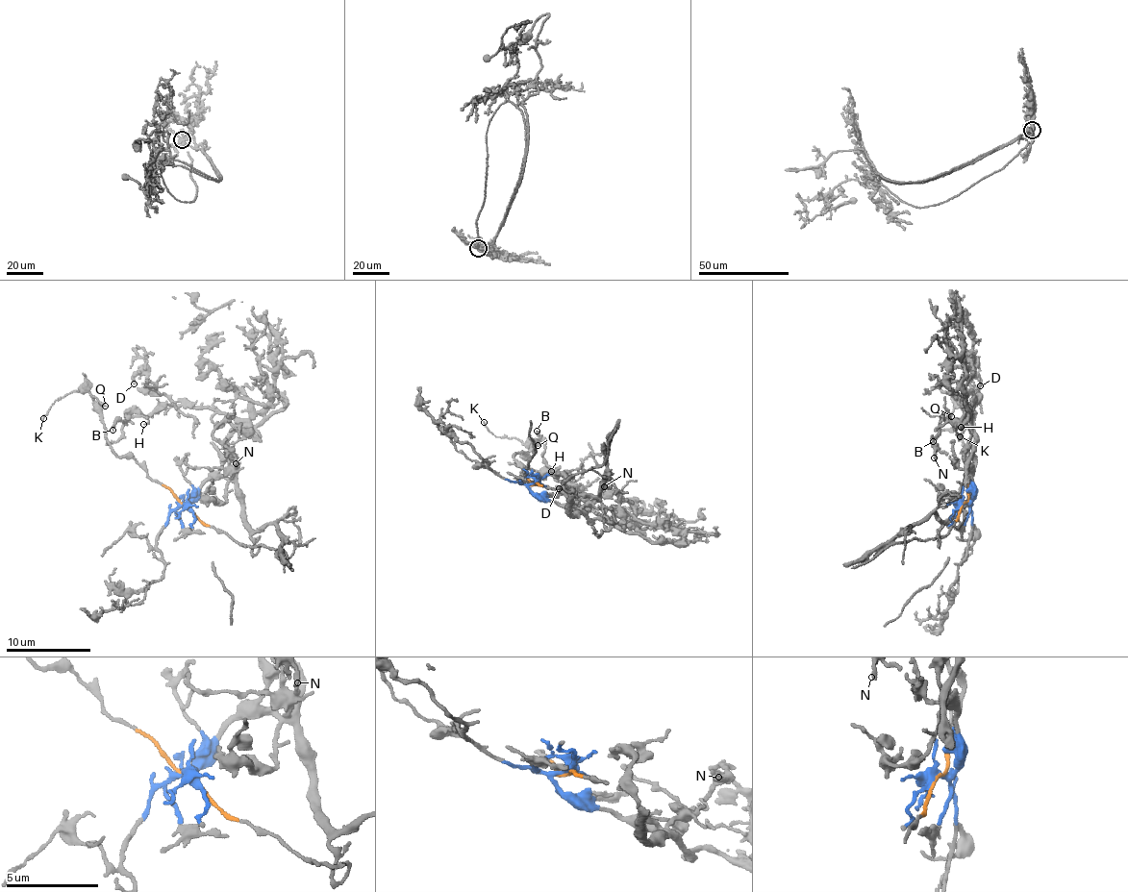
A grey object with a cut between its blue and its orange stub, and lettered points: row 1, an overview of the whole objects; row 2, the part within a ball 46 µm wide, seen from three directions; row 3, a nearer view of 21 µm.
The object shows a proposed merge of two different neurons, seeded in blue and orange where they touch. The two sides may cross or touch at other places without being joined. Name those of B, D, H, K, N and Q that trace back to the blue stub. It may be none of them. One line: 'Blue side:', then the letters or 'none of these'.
Blue side: B, D, H, N

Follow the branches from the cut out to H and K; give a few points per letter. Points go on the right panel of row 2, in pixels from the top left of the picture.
H: (965, 503), (973, 497), (974, 472), (966, 466), (975, 433), (969, 411), (977, 401), (957, 424), (962, 427)
K: (965, 503), (971, 468), (963, 457), (961, 426), (965, 410), (956, 403), (967, 413), (966, 428), (959, 436)

